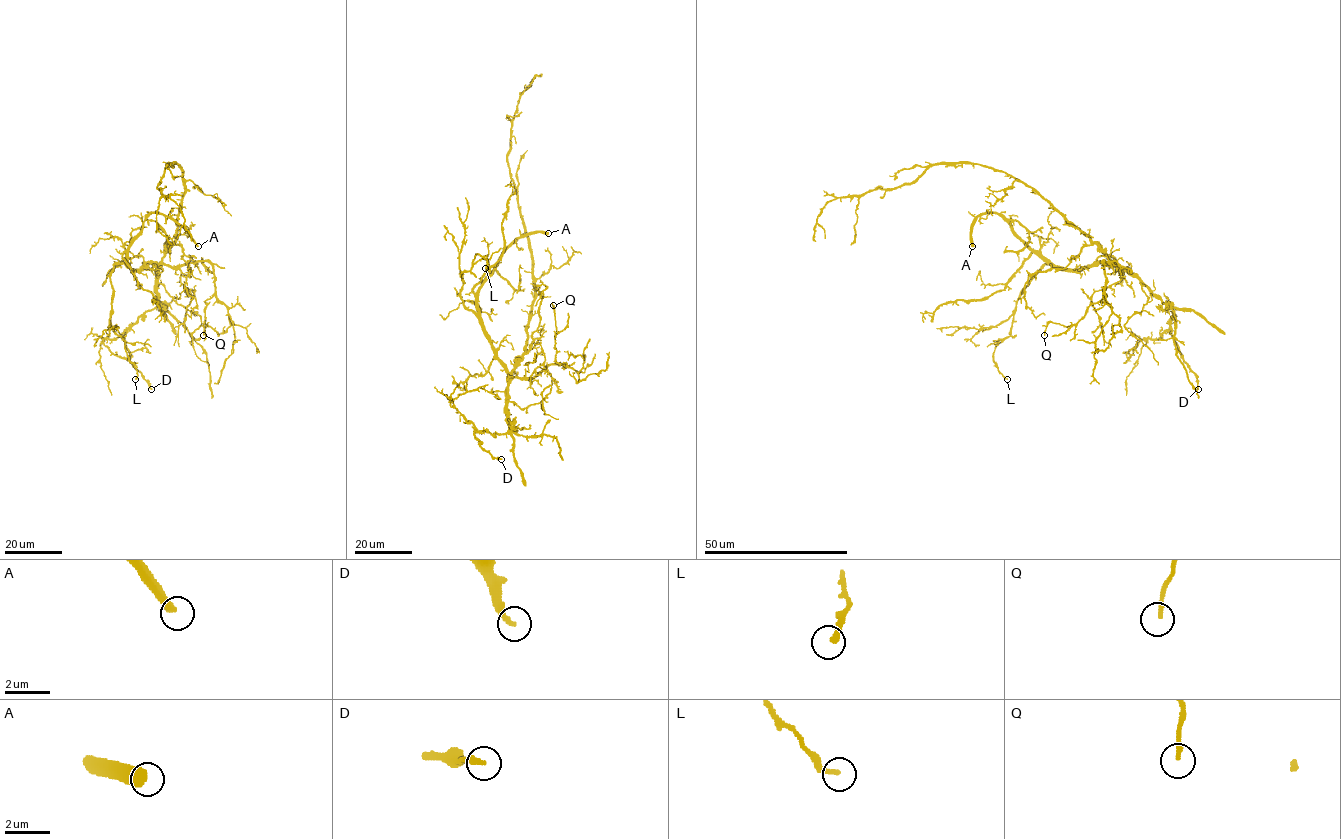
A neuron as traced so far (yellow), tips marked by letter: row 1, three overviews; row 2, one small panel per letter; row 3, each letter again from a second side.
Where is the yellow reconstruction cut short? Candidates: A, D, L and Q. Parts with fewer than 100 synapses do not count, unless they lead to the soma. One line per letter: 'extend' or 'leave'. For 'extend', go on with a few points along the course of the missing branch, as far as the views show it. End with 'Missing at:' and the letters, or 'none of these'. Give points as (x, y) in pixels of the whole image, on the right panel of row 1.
A: extend; missing branch runs (972, 246), (976, 264), (988, 274), (1010, 275), (1048, 262), (1083, 256), (1115, 244), (1150, 244), (1156, 239)
D: leave
L: leave
Q: leave
Missing at: A

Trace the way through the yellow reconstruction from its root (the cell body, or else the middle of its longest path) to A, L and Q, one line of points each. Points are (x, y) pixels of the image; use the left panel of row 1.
A: (177, 216), (176, 239), (161, 261), (138, 269), (130, 266), (128, 246), (153, 213), (172, 218), (198, 246)
L: (177, 216), (176, 239), (159, 262), (138, 269), (115, 264), (111, 273), (111, 326), (125, 342), (135, 379)
Q: (177, 216), (176, 239), (162, 262), (172, 267), (201, 261), (212, 266), (215, 293), (205, 301), (203, 335)

